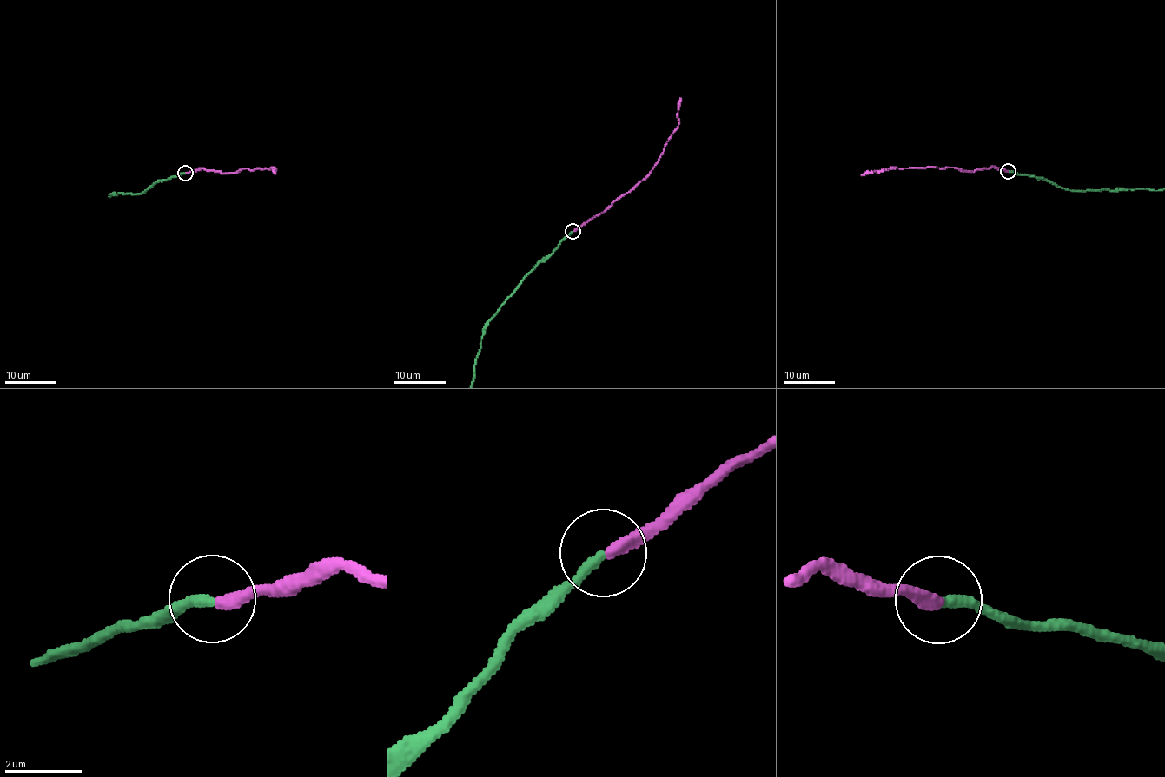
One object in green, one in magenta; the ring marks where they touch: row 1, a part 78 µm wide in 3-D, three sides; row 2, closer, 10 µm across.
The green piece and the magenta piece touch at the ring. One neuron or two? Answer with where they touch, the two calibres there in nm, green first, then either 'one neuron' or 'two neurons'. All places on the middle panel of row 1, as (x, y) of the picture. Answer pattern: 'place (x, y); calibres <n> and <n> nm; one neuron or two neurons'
place (572, 231); calibres 280 and 340 nm; one neuron

